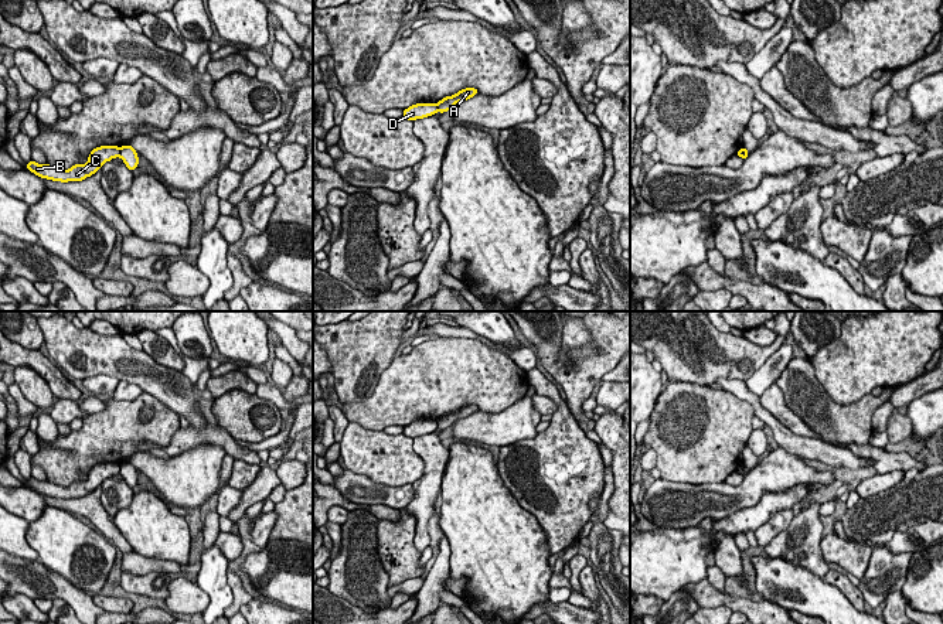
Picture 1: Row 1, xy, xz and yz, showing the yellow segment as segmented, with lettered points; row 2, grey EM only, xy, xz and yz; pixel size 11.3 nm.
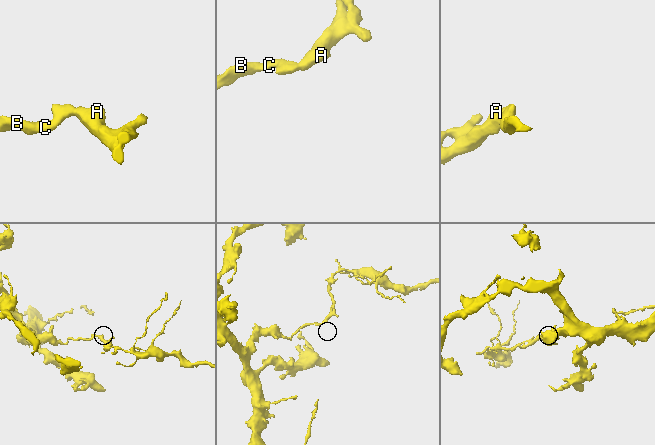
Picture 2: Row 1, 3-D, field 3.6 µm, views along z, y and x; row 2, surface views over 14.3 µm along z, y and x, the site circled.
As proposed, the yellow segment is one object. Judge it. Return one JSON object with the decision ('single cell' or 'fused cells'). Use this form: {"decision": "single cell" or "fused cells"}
{"decision": "fused cells"}

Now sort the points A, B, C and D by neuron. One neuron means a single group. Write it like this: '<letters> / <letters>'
A / B C D

